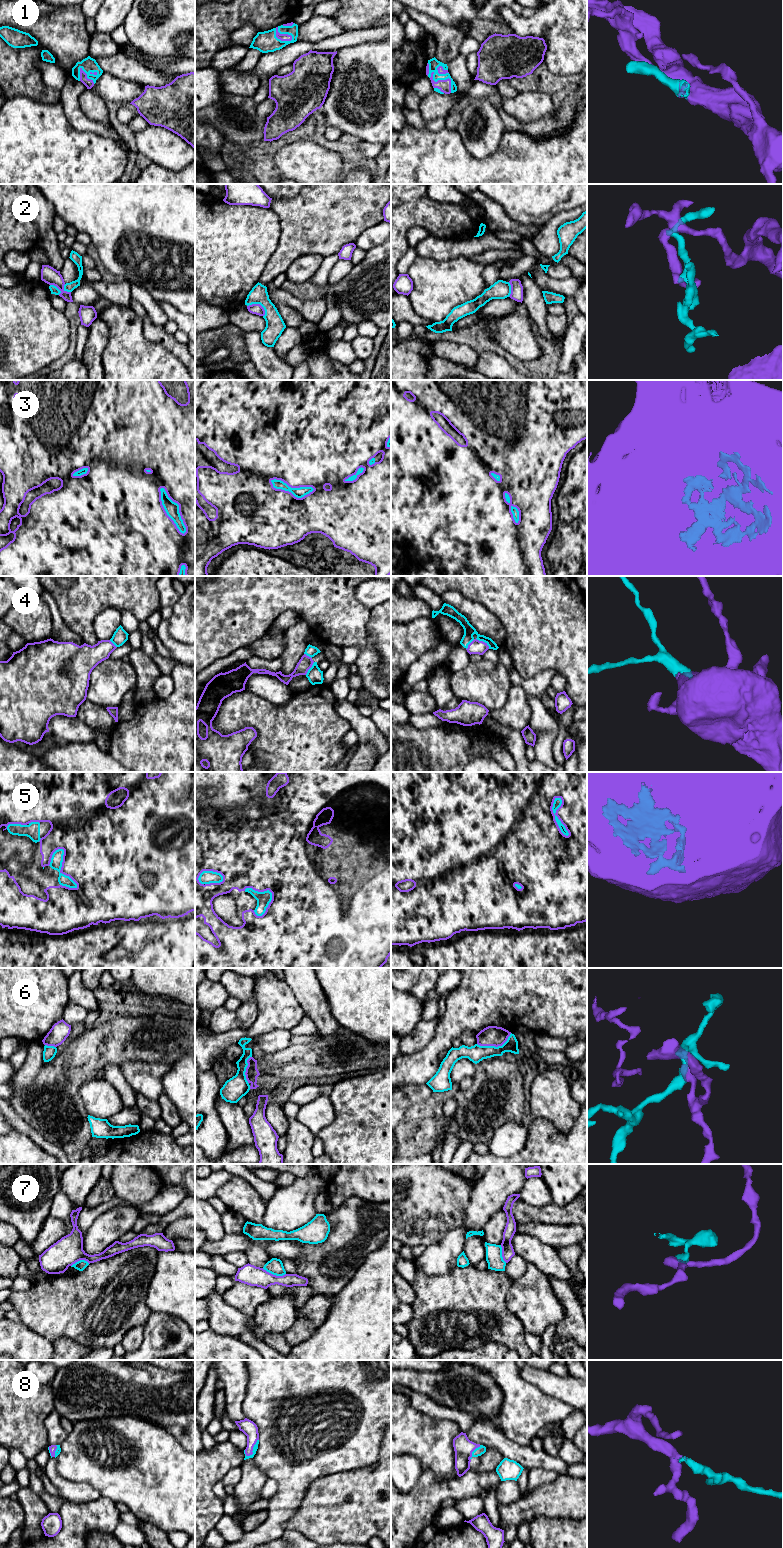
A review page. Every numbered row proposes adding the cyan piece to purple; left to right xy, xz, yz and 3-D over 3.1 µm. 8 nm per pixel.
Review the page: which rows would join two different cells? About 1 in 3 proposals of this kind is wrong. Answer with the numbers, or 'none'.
2, 6, 7

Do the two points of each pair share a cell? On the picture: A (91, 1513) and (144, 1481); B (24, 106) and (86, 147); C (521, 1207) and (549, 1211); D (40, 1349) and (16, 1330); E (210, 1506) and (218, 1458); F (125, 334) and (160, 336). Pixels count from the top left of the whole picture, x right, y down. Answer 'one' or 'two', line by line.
A: two
B: one
C: one
D: one
E: one
F: two

